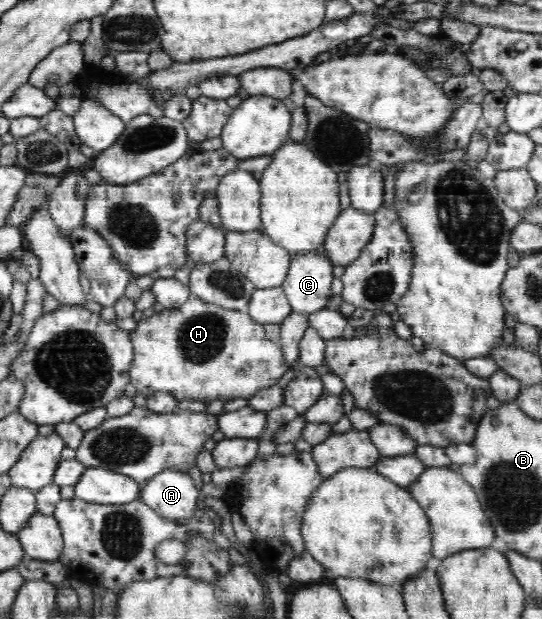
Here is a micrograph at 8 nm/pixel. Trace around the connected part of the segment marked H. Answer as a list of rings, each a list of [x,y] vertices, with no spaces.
[[[192,293],[189,300],[175,309],[163,309],[147,318],[137,316],[136,327],[129,334],[134,344],[130,383],[135,386],[137,394],[146,397],[168,392],[178,401],[191,398],[206,404],[216,398],[224,402],[247,399],[264,388],[277,385],[283,374],[291,370],[280,345],[267,338],[266,328],[253,320],[248,312],[207,303]]]

